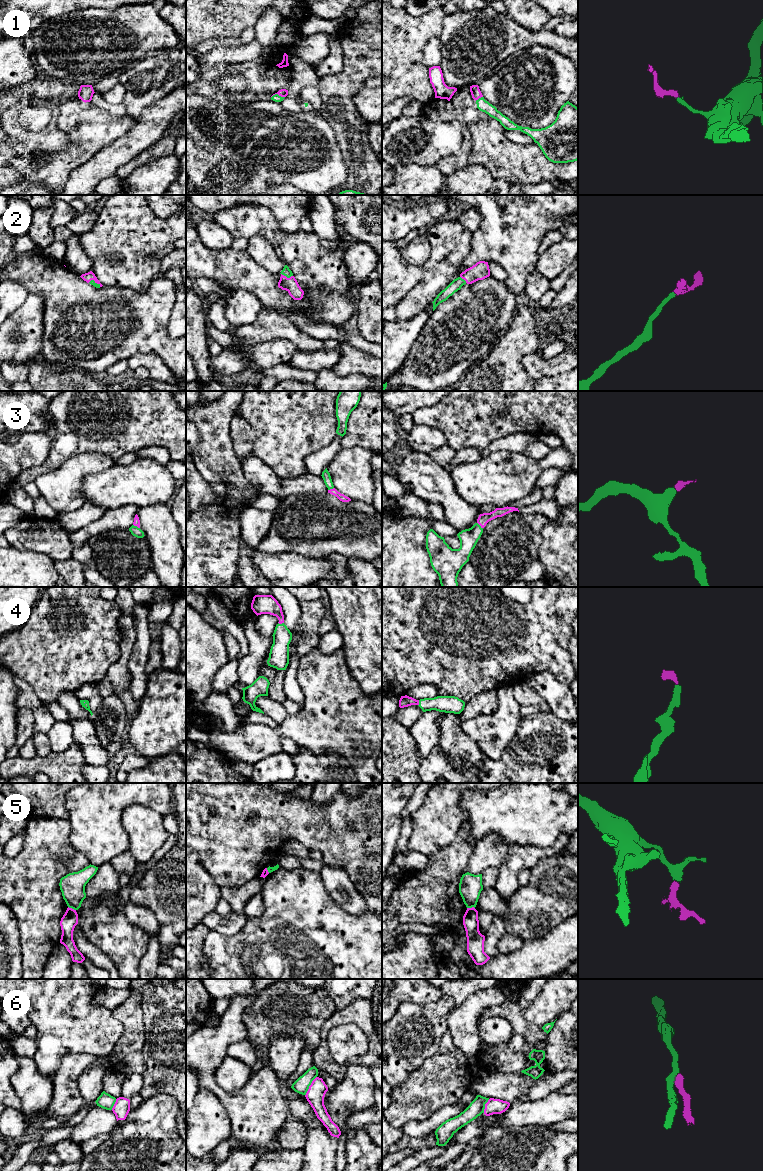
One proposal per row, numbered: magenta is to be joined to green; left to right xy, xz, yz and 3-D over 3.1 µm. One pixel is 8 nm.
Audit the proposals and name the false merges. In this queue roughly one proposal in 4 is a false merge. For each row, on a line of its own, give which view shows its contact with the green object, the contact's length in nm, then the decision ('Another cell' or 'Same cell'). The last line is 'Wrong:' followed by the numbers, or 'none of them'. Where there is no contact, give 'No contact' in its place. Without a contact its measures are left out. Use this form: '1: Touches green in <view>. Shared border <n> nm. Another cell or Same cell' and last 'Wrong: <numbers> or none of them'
1: Touches green in xz. Shared border 110 nm. Same cell
2: Touches green in xz. Shared border 100 nm. Same cell
3: Touches green in xy. Shared border 70 nm. Same cell
4: Touches green in xz. Shared border 50 nm. Same cell
5: Touches green in xy. Shared border 70 nm. Another cell
6: Touches green in xz. Shared border 180 nm. Another cell
Wrong: 5, 6

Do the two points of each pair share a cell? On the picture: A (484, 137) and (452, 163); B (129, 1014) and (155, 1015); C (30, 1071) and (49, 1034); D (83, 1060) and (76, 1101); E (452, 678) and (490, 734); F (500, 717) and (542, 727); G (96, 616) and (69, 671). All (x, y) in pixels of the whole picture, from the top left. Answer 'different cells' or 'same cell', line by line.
A: different cells
B: different cells
C: different cells
D: same cell
E: different cells
F: different cells
G: same cell

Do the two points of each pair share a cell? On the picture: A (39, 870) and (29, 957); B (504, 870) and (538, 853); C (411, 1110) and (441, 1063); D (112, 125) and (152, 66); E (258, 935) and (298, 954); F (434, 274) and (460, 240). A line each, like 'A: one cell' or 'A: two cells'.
A: one cell
B: one cell
C: one cell
D: two cells
E: one cell
F: one cell

